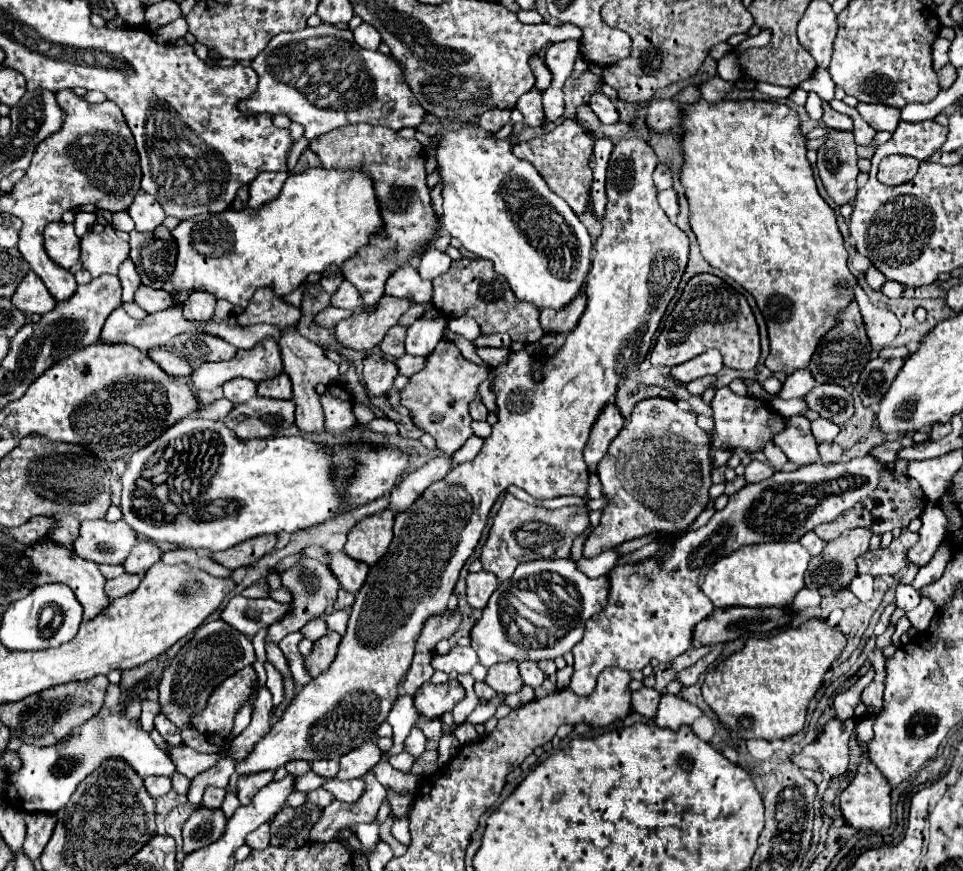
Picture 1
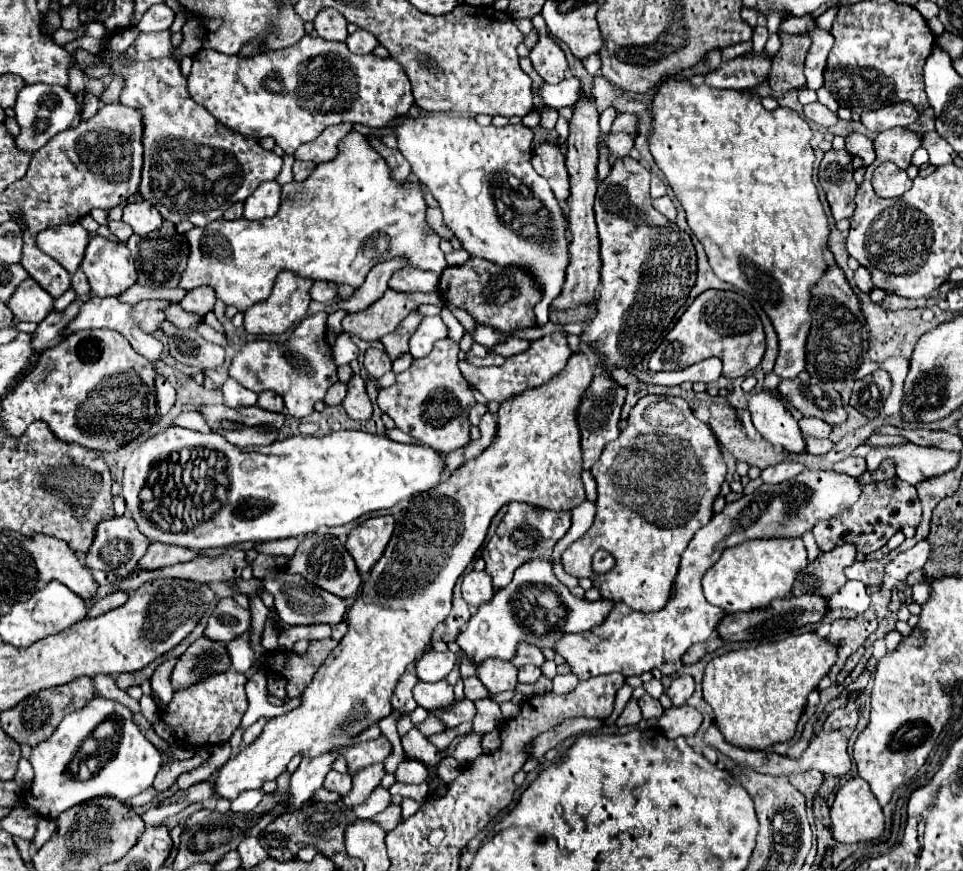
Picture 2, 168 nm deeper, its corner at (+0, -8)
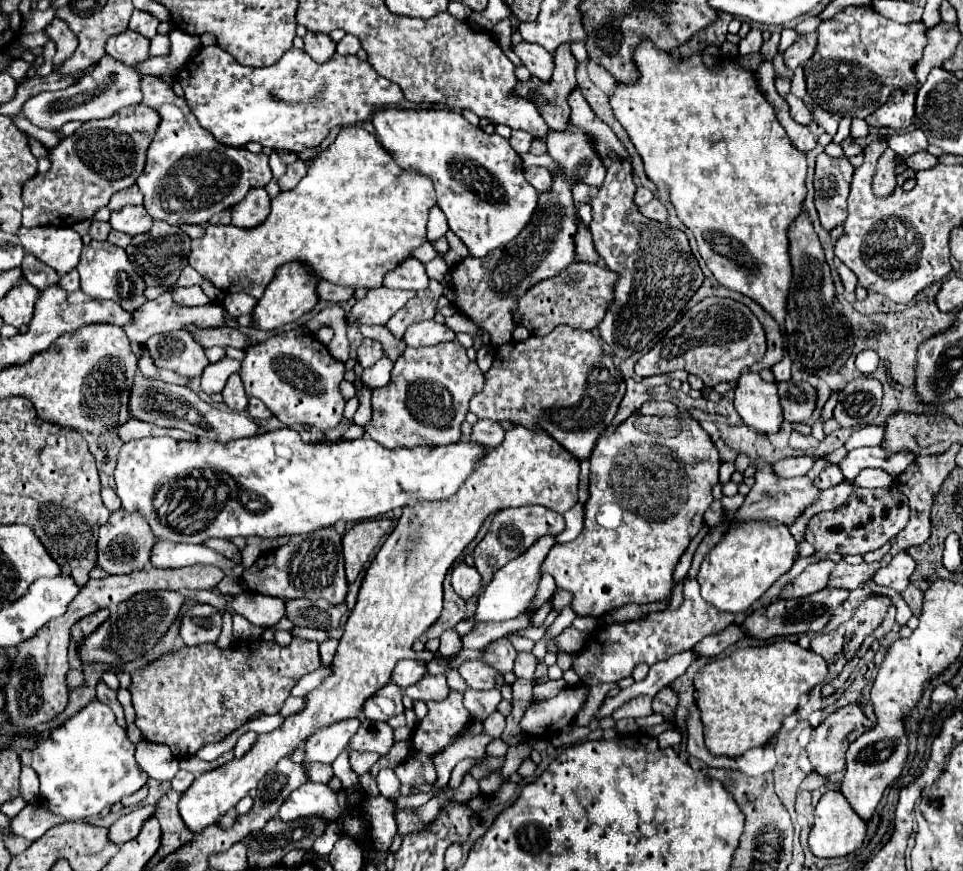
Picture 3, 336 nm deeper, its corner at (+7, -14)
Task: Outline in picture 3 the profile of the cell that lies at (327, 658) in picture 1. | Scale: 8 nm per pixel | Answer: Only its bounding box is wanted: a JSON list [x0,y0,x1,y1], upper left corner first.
[128,638,322,758]

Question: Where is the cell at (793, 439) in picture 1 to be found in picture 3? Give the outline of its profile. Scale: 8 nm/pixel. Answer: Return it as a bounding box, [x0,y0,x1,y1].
[734,372,784,434]

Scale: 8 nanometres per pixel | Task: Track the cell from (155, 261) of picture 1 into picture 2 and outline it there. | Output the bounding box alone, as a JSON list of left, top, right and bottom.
[127,222,189,288]

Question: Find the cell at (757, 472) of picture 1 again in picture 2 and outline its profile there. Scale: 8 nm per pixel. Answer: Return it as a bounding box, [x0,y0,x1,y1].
[761,462,805,484]

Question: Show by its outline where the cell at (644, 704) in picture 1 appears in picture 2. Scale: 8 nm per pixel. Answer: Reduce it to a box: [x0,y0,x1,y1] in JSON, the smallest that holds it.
[639,694,663,718]

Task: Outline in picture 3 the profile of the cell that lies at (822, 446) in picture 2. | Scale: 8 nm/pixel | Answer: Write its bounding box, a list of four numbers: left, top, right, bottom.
[790,432,818,450]

